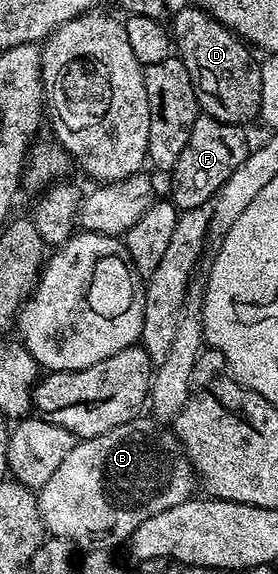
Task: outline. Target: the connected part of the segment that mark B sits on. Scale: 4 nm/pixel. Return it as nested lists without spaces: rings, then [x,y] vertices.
[[[136,417],[108,433],[75,442],[72,453],[60,461],[60,469],[48,477],[37,497],[42,524],[53,538],[69,539],[83,552],[114,549],[117,543],[125,544],[148,517],[156,517],[156,513],[164,513],[164,509],[172,509],[172,505],[180,505],[195,494],[194,468],[177,435],[153,418],[142,418]]]

